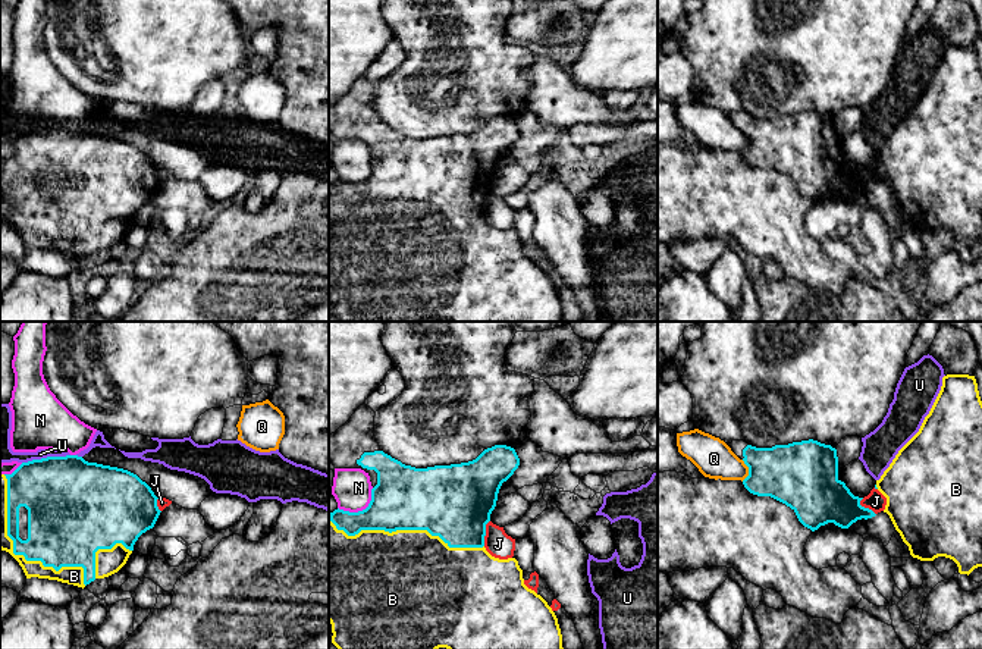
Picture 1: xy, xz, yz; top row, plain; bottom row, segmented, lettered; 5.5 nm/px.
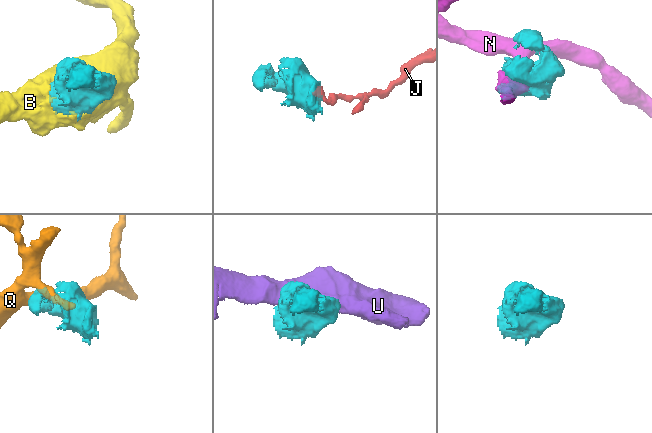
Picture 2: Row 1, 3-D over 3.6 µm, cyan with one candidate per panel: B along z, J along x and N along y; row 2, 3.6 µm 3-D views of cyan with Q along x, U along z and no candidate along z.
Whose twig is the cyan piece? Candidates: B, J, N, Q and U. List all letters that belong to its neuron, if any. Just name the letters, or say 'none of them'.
B

